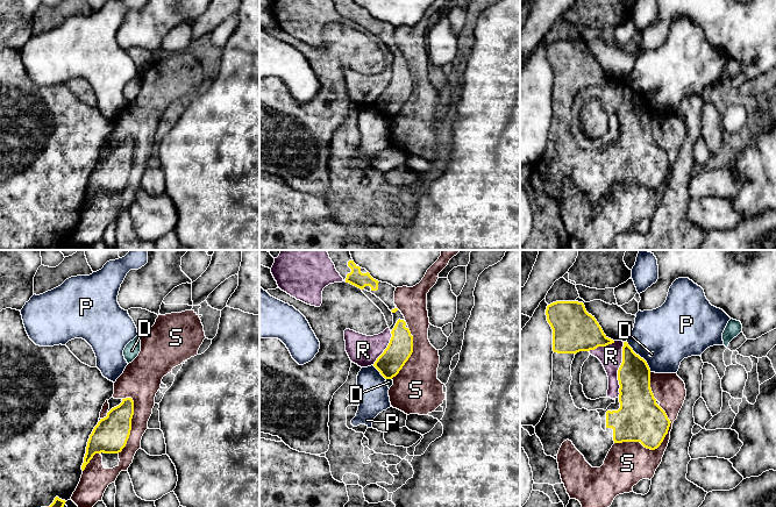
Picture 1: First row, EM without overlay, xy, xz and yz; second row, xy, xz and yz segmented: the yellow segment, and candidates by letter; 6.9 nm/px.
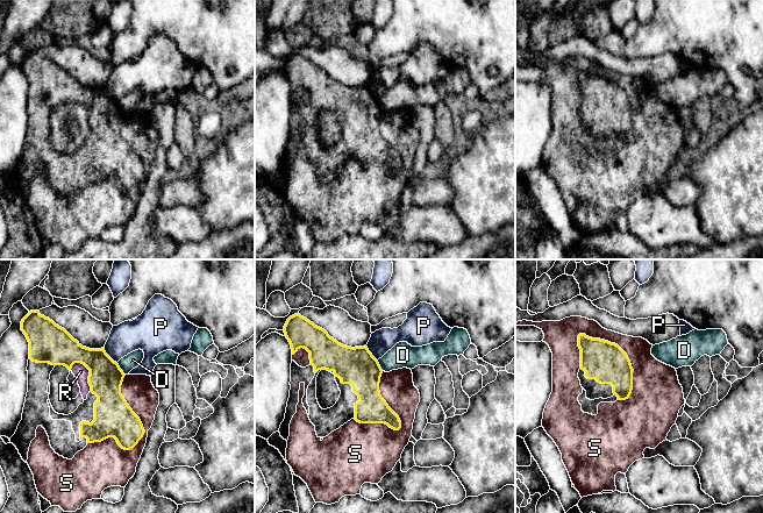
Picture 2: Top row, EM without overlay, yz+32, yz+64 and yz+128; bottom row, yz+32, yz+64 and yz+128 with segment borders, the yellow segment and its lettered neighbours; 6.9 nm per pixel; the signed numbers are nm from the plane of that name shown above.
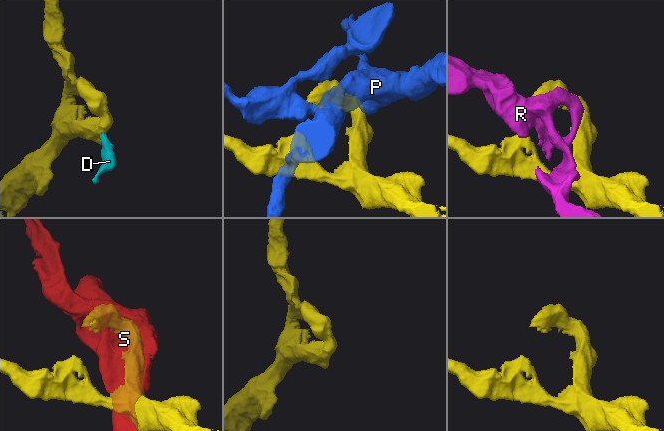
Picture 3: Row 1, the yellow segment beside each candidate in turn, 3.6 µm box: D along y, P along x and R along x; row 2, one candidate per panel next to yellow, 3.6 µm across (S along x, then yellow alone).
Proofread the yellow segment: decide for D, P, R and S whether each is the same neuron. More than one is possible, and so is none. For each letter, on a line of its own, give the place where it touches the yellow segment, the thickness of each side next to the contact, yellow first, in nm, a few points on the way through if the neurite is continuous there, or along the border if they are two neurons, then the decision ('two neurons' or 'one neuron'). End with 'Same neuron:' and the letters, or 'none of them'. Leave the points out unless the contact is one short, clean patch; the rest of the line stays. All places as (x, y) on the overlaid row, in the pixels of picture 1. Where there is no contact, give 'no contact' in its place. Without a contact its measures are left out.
D: meets yellow in xz at (389, 378); 170 nm thick on the yellow side, 50 nm on the other; border along xz (386, 378), (391, 379); two neurons
P: meets yellow in yz at (639, 356); 220 nm thick on the yellow side, 340 nm on the other; two neurons
R: meets yellow in yz at (619, 369); 240 nm thick on the yellow side, 160 nm on the other; two neurons
S: meets yellow in yz at (648, 448); 320 nm thick on the yellow side, 300 nm on the other; two neurons
Same neuron: none of them

